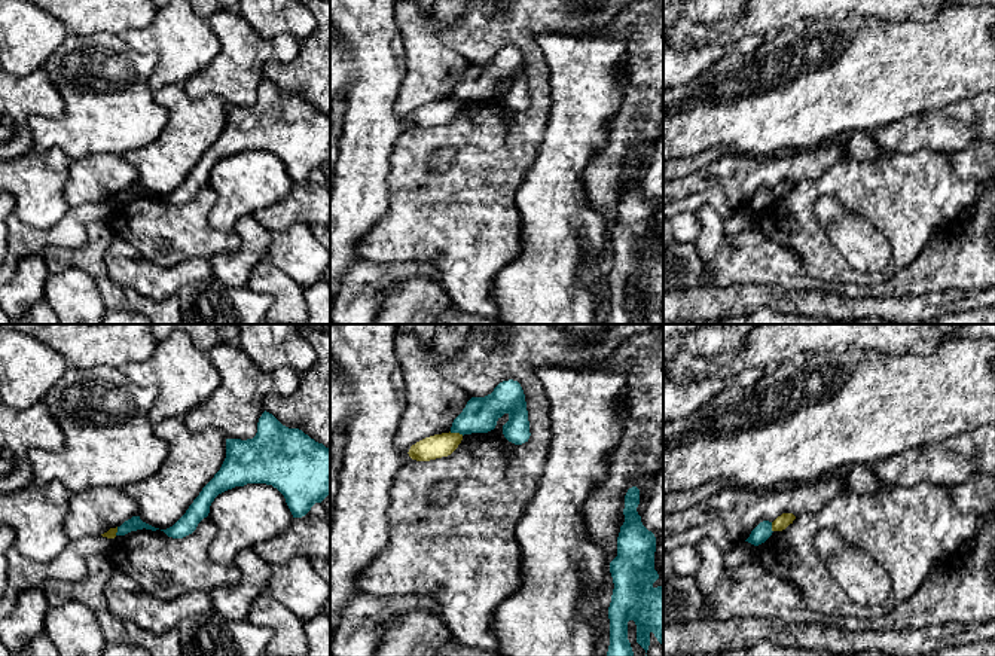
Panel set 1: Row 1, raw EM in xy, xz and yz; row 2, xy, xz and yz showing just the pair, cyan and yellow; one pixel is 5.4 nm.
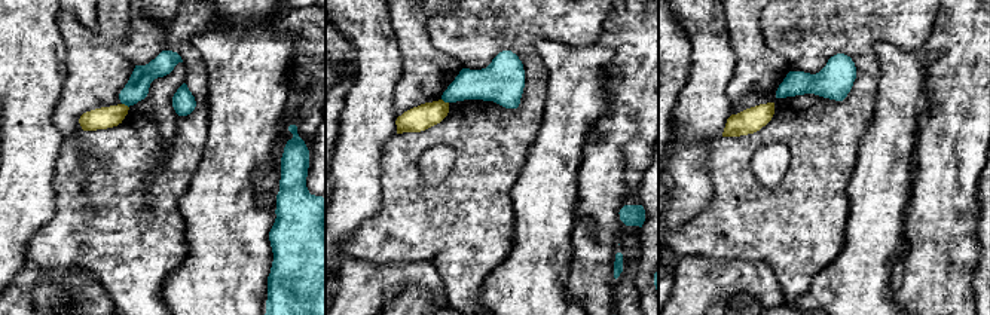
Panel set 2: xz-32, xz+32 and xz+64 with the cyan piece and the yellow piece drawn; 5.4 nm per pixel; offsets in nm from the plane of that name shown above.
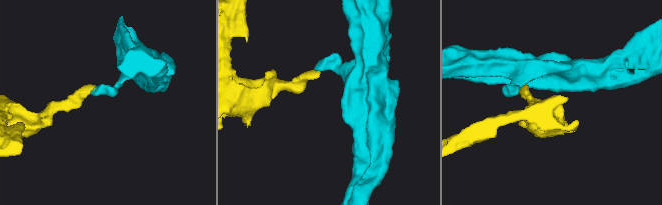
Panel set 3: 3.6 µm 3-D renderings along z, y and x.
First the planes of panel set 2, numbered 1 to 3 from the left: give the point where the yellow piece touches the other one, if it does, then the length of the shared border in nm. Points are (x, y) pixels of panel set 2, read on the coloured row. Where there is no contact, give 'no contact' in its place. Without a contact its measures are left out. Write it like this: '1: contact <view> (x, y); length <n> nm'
1: contact xz-32 (125, 104); length 50 nm
2: contact xz+32 (445, 101); length 50 nm
3: no contact

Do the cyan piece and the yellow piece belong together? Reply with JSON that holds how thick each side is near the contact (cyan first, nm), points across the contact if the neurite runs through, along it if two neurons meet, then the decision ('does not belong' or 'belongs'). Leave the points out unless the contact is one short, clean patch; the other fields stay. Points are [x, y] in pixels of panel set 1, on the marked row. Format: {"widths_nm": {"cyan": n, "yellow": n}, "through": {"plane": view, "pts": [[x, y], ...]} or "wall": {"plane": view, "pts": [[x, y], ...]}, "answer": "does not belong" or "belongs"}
{"widths_nm": {"cyan": 190, "yellow": 130}, "wall": {"plane": "xz", "pts": [[449, 432], [463, 435]]}, "answer": "does not belong"}

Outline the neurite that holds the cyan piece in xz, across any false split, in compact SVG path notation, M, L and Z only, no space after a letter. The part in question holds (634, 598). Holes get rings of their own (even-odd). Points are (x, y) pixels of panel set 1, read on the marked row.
M632 486L625 495L625 522L620 527L617 537L617 556L610 562L610 573L614 589L608 607L610 619L610 646L607 656L634 656L628 640L628 622L637 625L637 643L645 650L650 646L650 634L663 644L663 586L654 588L653 583L659 579L654 570L656 537L648 531L637 512L640 504L640 489Z

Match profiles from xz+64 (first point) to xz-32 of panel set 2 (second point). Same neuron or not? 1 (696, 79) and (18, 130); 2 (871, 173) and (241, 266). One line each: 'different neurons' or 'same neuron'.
1: same neuron
2: same neuron

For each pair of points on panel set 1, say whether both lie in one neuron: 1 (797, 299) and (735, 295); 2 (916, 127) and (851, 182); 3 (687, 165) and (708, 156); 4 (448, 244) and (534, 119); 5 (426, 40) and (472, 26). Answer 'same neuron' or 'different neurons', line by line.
1: same neuron
2: different neurons
3: same neuron
4: same neuron
5: different neurons

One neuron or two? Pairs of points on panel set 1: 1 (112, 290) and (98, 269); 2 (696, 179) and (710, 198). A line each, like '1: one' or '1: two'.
1: two
2: two

